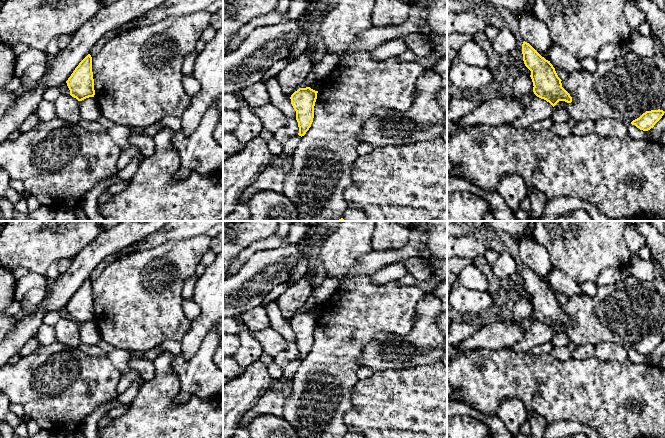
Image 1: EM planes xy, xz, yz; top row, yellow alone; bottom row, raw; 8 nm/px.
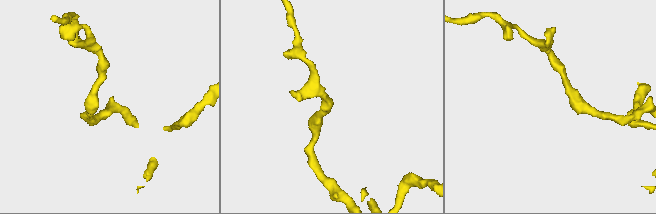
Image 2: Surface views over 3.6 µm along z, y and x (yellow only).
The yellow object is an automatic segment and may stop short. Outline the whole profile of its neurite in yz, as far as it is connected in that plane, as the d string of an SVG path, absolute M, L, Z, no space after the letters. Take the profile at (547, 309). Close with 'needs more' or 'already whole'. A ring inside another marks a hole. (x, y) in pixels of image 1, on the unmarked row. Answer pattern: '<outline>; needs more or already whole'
M523 266L522 278L525 290L531 295L534 318L549 326L553 331L559 325L572 326L570 318L562 311L555 292L529 267Z; already whole

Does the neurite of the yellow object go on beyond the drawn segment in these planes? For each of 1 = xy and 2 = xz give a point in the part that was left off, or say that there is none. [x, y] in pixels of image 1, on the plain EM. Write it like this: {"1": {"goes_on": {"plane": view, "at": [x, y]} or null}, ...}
{"1": {"goes_on": null}, "2": {"goes_on": null}}

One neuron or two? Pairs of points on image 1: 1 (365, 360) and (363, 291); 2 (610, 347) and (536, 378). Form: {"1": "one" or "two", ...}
{"1": "two", "2": "two"}

